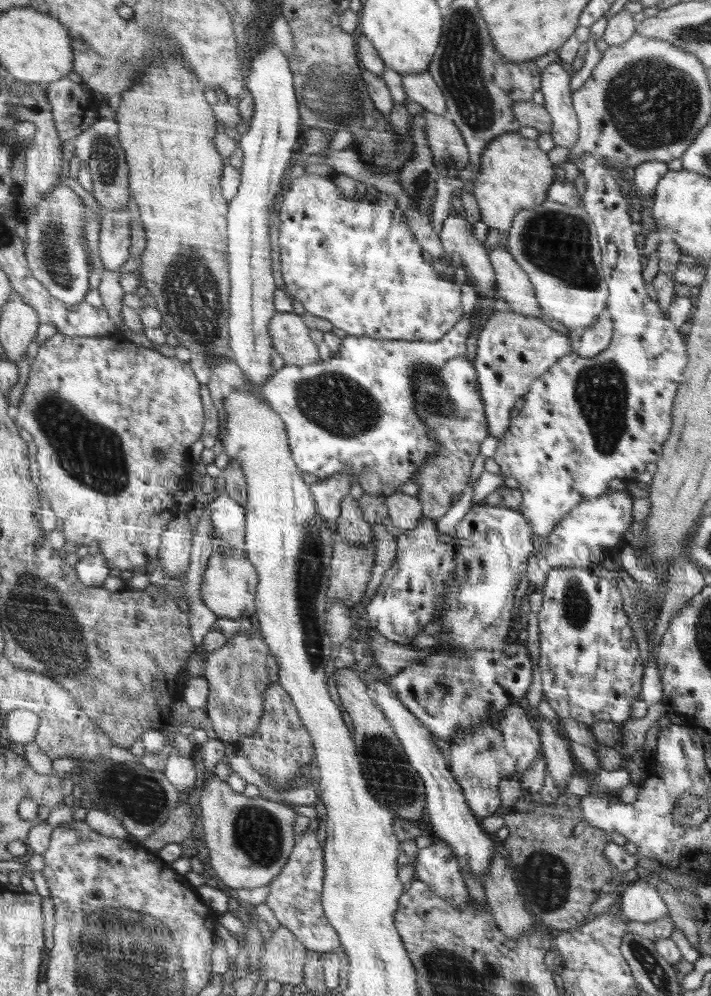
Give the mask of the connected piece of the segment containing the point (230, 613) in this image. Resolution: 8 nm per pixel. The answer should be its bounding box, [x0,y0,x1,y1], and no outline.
[202,552,259,623]

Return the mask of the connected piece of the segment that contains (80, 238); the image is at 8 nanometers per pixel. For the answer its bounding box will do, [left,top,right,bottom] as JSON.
[24,173,91,312]

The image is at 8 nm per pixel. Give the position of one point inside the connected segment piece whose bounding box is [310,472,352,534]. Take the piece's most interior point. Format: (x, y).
(328, 493)

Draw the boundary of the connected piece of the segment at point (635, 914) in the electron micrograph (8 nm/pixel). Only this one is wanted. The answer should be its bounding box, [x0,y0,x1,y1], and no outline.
[619,880,669,924]

